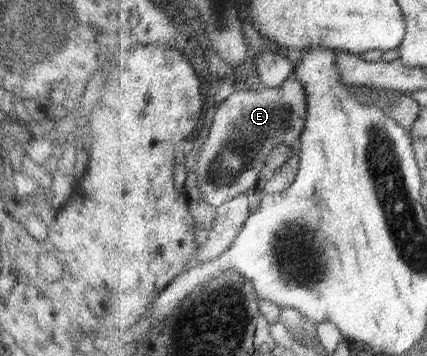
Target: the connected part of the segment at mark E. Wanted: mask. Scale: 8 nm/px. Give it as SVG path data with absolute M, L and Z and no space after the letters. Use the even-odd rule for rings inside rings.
M292 76L281 87L265 88L260 86L256 90L235 91L217 109L212 119L212 126L209 127L207 139L202 147L195 151L197 155L197 181L199 190L205 197L205 202L218 209L224 203L233 198L241 196L249 189L257 187L259 173L267 165L265 157L273 150L277 150L283 144L295 146L298 144L302 131L305 129L308 112L308 97L305 93L305 86Z

